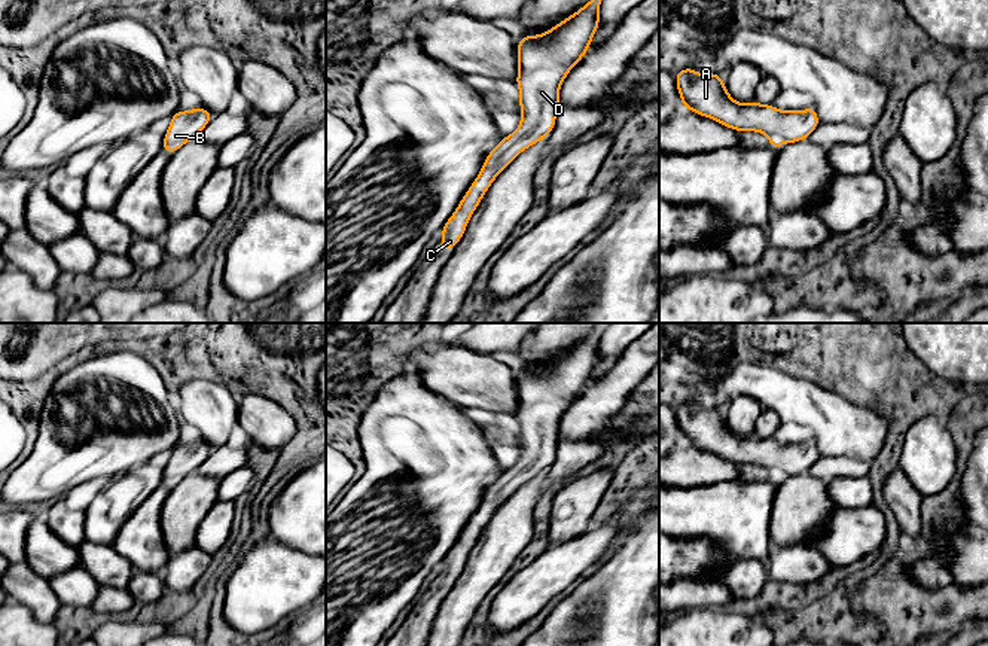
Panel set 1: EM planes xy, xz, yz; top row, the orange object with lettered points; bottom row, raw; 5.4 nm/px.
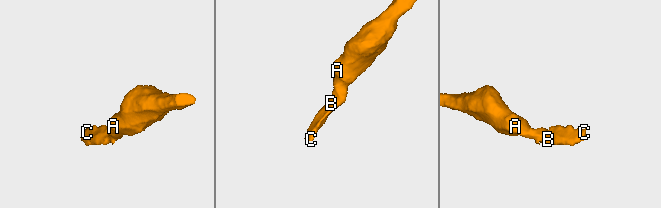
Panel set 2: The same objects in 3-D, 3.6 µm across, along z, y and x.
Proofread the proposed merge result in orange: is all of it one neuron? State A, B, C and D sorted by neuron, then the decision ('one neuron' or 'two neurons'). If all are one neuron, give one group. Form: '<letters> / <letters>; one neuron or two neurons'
A B C D; one neuron

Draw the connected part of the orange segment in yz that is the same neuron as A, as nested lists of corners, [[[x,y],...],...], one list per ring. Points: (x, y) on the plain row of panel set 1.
[[[690,399],[674,408],[683,442],[717,454],[732,464],[756,464],[769,470],[769,482],[808,473],[821,457],[814,439],[805,444],[778,444],[771,438],[737,436],[716,406],[699,408]]]

